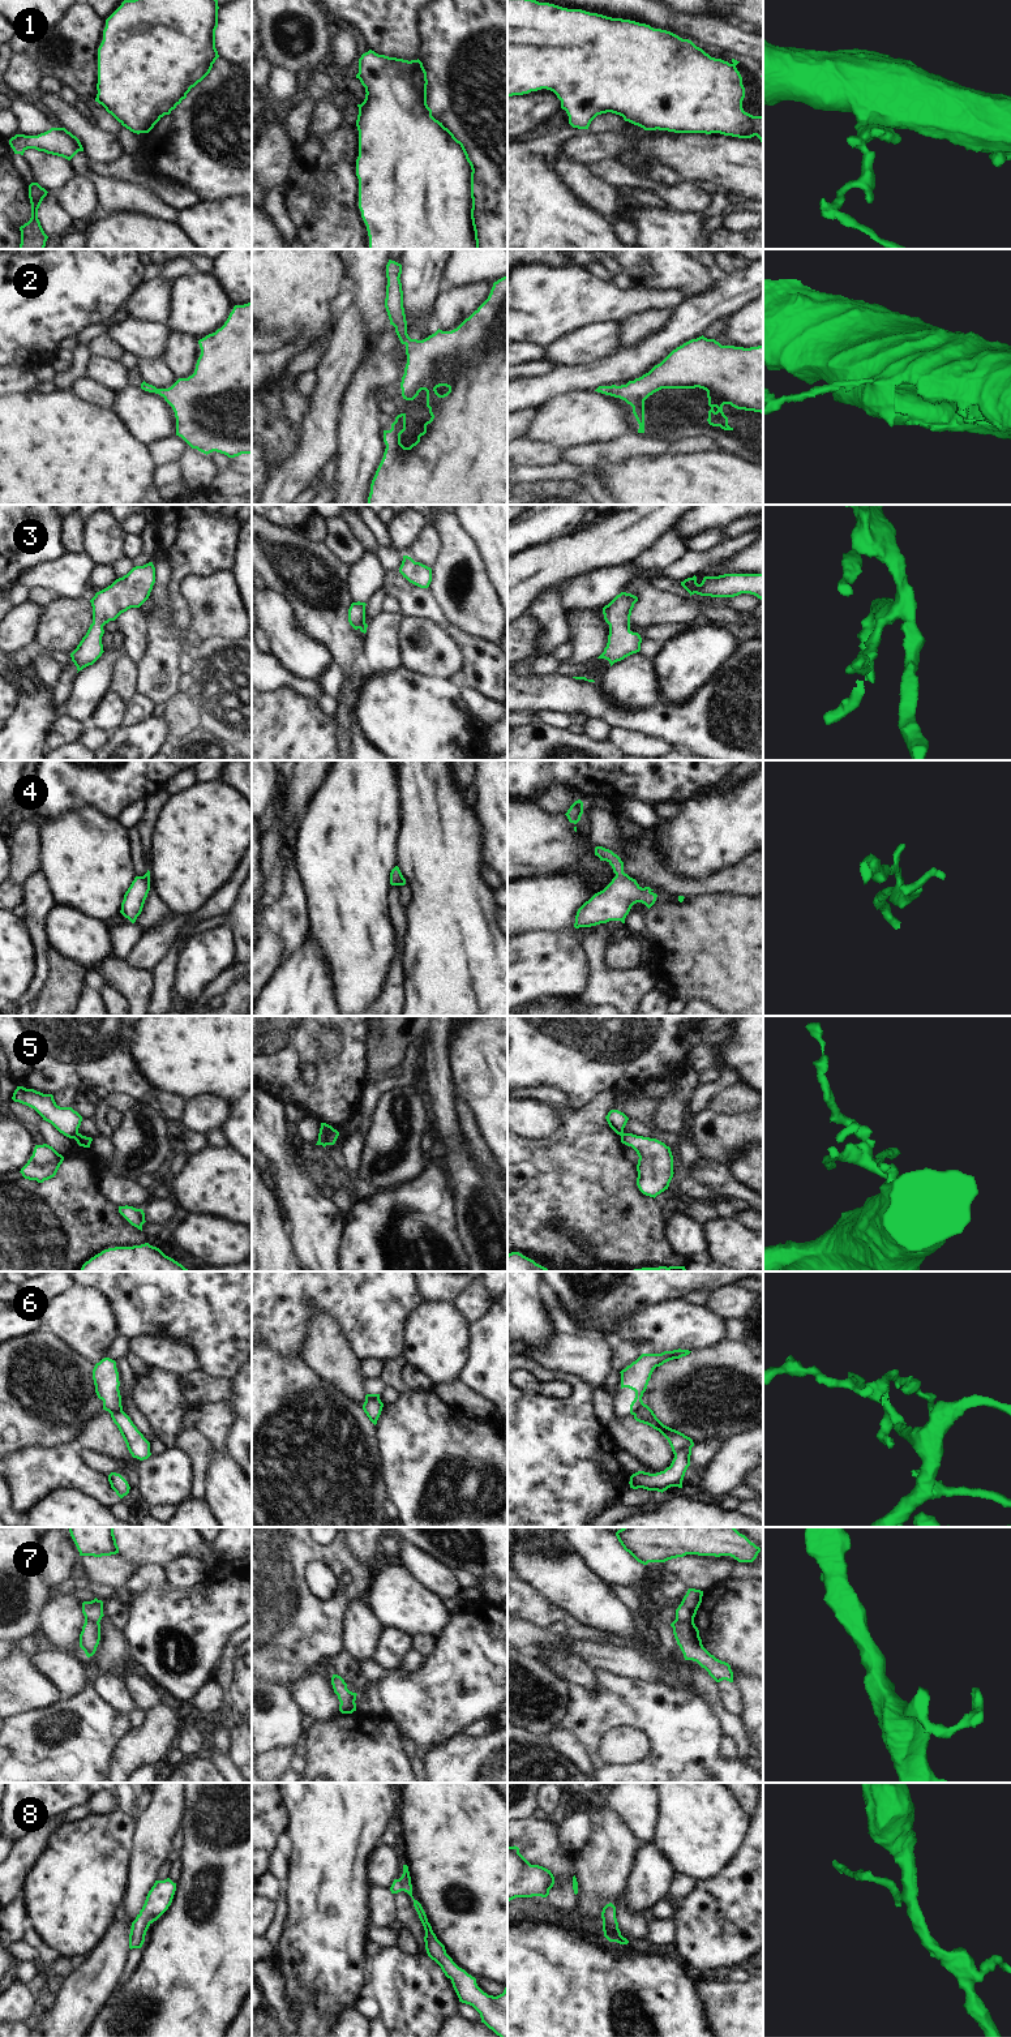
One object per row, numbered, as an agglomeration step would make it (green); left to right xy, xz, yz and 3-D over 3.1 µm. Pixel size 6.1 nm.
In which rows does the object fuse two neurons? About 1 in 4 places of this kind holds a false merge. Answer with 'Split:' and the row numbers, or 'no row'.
Split: 5, 6, 7.

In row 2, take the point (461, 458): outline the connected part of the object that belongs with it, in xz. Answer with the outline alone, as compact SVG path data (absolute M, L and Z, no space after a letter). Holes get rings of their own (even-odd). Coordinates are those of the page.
M389 260L385 308L407 355L402 396L414 400L425 390L432 417L410 447L400 443L406 413L395 417L390 430L384 430L386 449L370 484L368 505L507 505L507 275L493 283L488 299L457 329L438 329L417 340L407 334L400 274L402 265Z

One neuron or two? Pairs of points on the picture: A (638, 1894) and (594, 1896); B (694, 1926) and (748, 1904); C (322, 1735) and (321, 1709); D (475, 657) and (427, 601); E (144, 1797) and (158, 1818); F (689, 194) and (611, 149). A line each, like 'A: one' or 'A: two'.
A: two
B: one
C: two
D: one
E: two
F: two

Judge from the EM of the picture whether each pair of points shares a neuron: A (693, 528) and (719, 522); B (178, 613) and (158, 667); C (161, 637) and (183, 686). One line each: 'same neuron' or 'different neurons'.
A: same neuron
B: different neurons
C: different neurons

